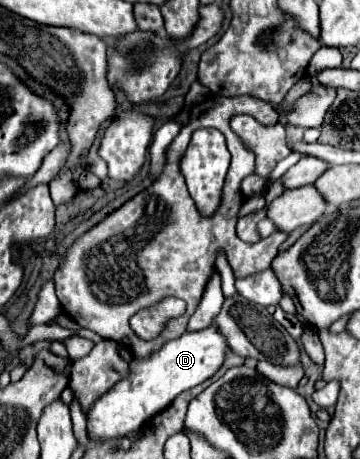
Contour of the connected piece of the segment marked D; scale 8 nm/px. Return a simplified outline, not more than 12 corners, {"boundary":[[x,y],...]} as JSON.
{"boundary":[[217,327],[135,359],[89,411],[93,441],[121,439],[209,379]]}

